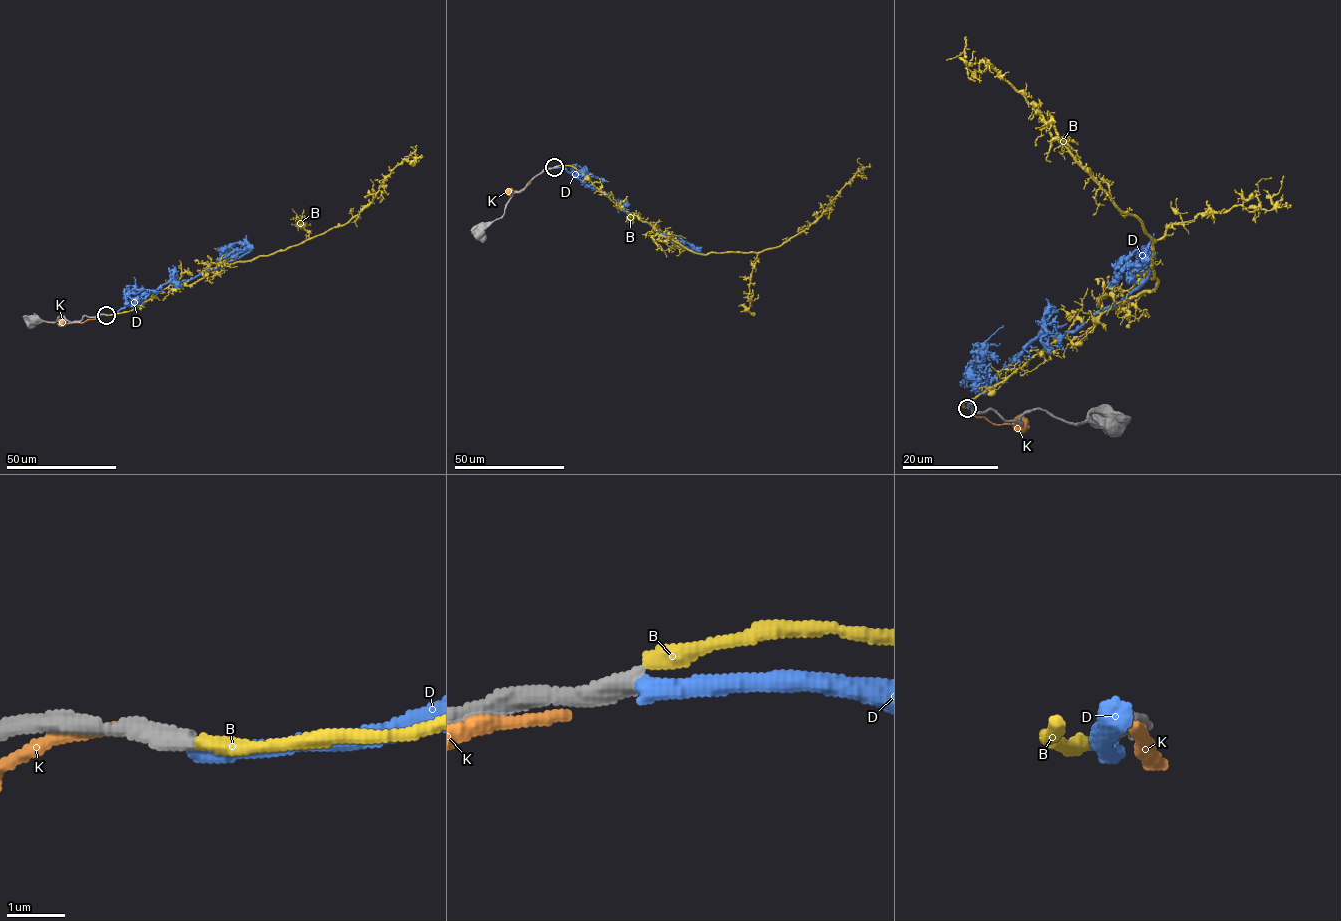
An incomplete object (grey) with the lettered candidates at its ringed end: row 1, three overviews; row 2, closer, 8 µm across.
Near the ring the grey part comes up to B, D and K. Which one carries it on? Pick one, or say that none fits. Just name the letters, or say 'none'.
D

